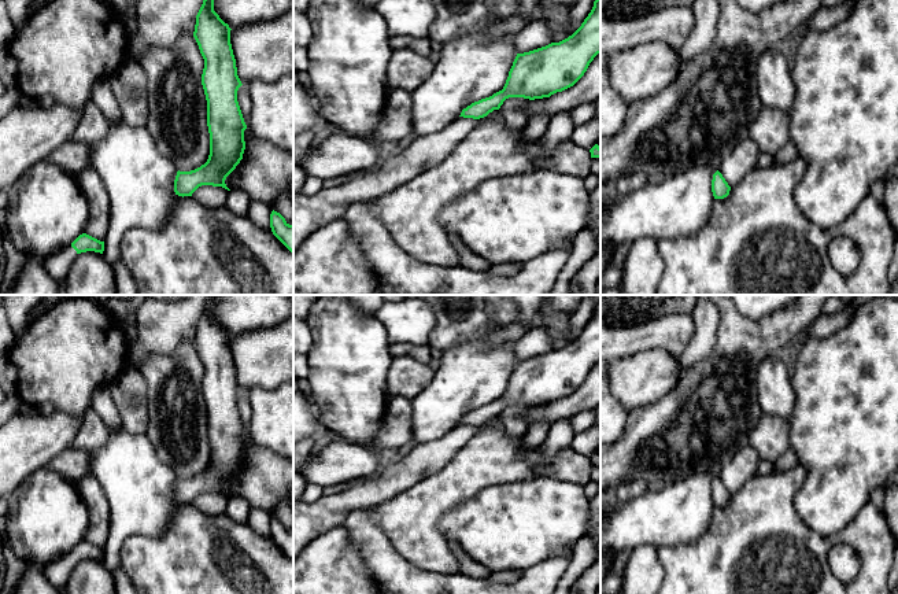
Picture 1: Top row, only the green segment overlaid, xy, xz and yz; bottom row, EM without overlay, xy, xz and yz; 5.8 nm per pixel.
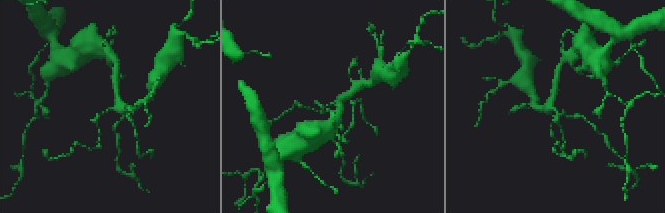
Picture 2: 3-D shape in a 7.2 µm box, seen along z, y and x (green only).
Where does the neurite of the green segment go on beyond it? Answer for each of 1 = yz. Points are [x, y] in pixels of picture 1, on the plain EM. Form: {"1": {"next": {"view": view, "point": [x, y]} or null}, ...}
{"1": {"next": null}}

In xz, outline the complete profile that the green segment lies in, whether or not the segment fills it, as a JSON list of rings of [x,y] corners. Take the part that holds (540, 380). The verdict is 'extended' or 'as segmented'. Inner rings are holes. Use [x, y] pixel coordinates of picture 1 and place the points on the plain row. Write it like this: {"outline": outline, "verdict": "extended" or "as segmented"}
{"outline": [[[600,303],[581,333],[568,346],[517,361],[502,398],[472,410],[459,424],[480,427],[509,405],[550,405],[573,394],[600,361]]], "verdict": "as segmented"}

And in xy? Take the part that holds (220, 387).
{"outline": [[[207,295],[203,311],[196,322],[193,344],[204,366],[202,392],[207,407],[207,433],[210,440],[210,462],[204,472],[191,479],[177,479],[174,487],[174,499],[178,503],[192,503],[202,492],[222,494],[230,498],[225,487],[243,466],[245,457],[244,429],[239,409],[237,398],[243,392],[236,375],[236,366],[230,351],[230,335],[214,318],[214,305],[217,295]]], "verdict": "as segmented"}

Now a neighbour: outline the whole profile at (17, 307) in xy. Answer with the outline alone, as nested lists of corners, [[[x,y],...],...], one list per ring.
[[[5,295],[3,299],[8,324],[12,332],[19,331],[29,316],[29,311],[47,295]]]

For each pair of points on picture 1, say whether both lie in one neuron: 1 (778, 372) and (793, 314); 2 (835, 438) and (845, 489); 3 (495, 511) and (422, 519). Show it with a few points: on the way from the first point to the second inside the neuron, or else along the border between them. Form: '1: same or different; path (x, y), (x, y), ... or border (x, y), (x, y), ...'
1: different; border (780, 353), (771, 354), (757, 368), (756, 375)
2: same; path (845, 450), (846, 457), (853, 464), (845, 476)
3: different; border (470, 498), (439, 520), (438, 530), (446, 541)

